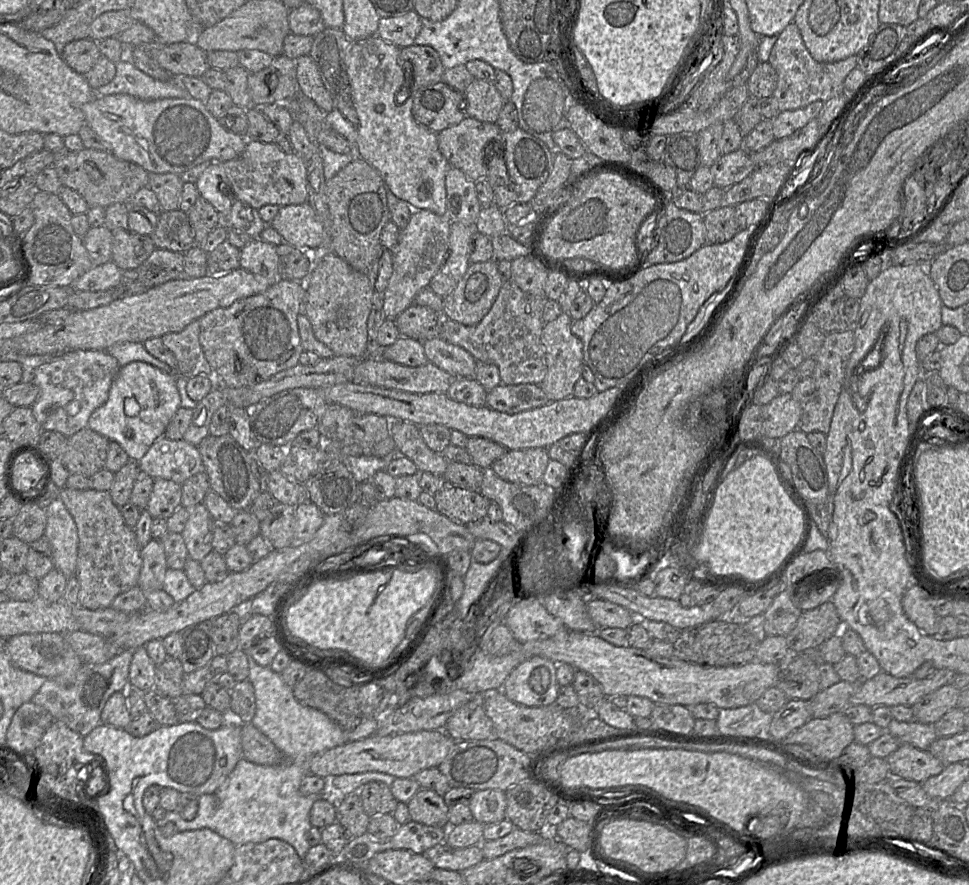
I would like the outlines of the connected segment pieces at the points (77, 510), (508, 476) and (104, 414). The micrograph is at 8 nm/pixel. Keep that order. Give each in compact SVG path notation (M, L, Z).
M64 487L59 498L72 515L78 529L75 574L80 584L78 605L89 610L111 607L117 595L138 585L142 547L138 543L135 530L126 525L120 507L114 504L109 491Z
M547 448L508 450L491 468L503 480L520 485L542 485L550 461Z
M134 361L120 368L107 401L92 413L87 427L119 443L131 461L138 462L152 444L164 436L180 407L181 398L175 376L148 363Z

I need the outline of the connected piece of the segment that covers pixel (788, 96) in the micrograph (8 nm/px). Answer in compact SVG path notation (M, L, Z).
M791 22L778 35L768 63L777 73L777 85L772 96L777 101L779 112L783 112L805 107L815 101L826 102L842 94L845 78L857 67L857 56L852 55L837 62L817 62L806 48L799 28Z

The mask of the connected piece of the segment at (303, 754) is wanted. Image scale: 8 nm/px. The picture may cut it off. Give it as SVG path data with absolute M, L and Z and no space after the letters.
M247 654L247 658L249 664L248 680L253 685L256 701L255 714L251 724L267 736L282 753L282 762L277 765L264 766L241 758L214 793L203 794L197 798L198 811L194 819L190 821L183 819L177 810L166 811L164 818L156 821L156 824L162 827L166 823L172 822L178 832L208 828L228 839L235 846L246 843L261 843L268 839L280 839L290 844L303 860L310 849L307 841L307 833L312 827L310 810L318 799L323 798L322 795L304 796L299 790L302 778L309 774L311 758L334 747L374 735L380 726L380 717L383 716L387 707L379 711L376 716L363 714L363 721L353 731L343 730L323 712L300 704L295 699L292 688L270 666L259 665L249 654Z

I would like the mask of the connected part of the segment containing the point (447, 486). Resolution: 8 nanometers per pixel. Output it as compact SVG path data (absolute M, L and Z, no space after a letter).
M442 481L434 494L436 510L452 521L469 524L486 518L490 501L473 491Z

